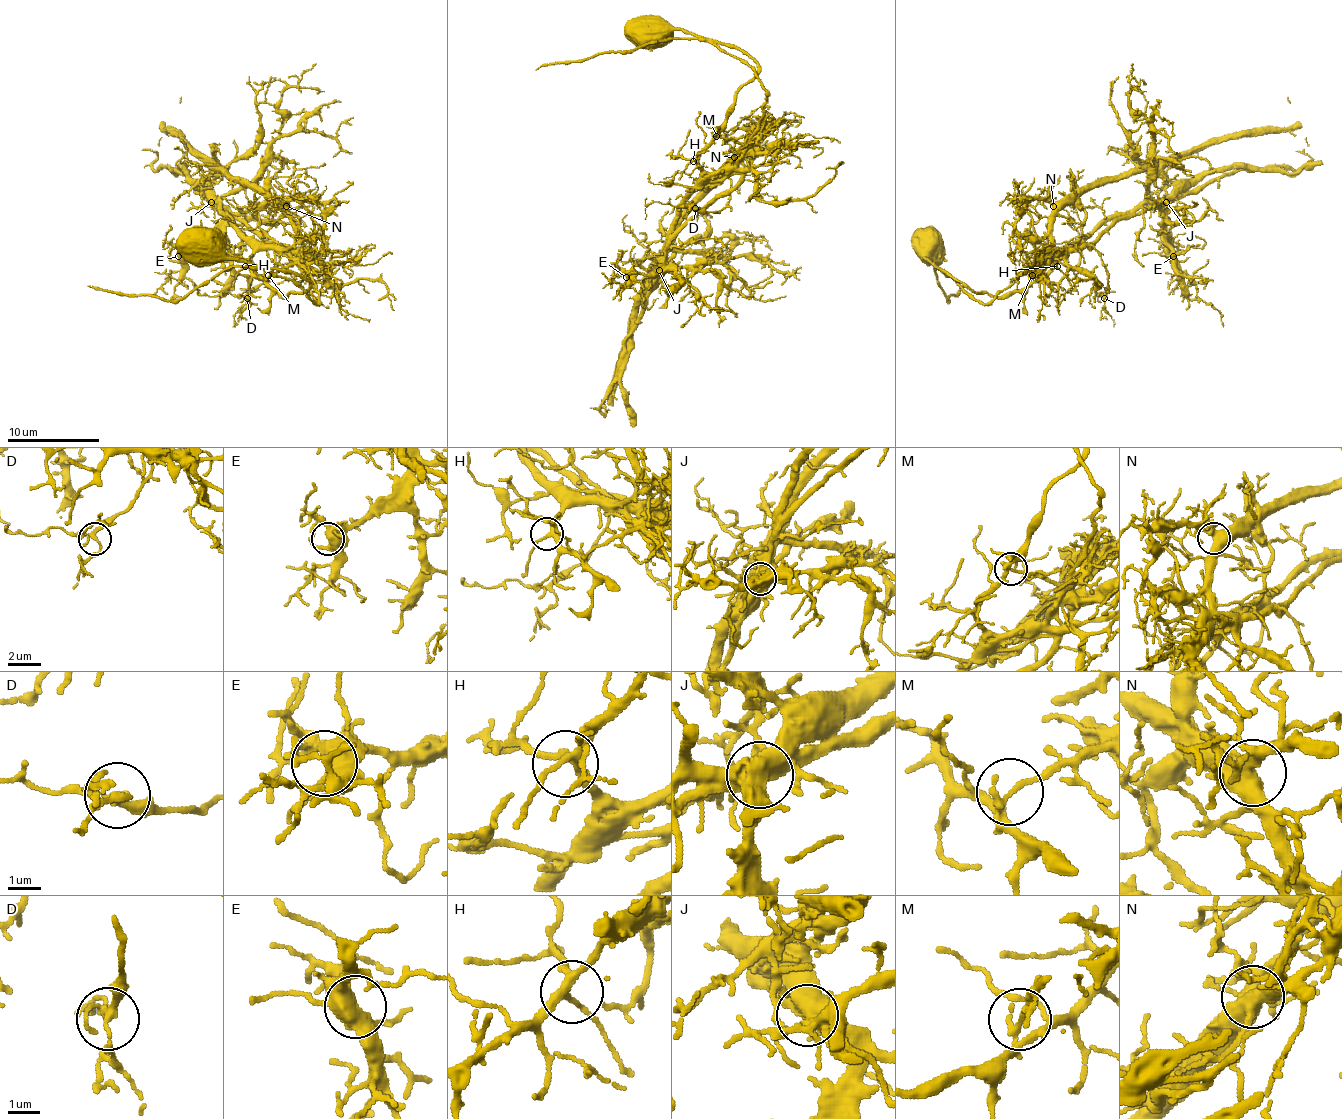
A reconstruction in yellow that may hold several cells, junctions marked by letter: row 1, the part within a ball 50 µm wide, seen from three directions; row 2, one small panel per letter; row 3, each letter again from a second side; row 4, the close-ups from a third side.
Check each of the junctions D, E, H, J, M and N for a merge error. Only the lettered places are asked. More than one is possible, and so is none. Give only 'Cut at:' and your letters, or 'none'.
Cut at: J, M

